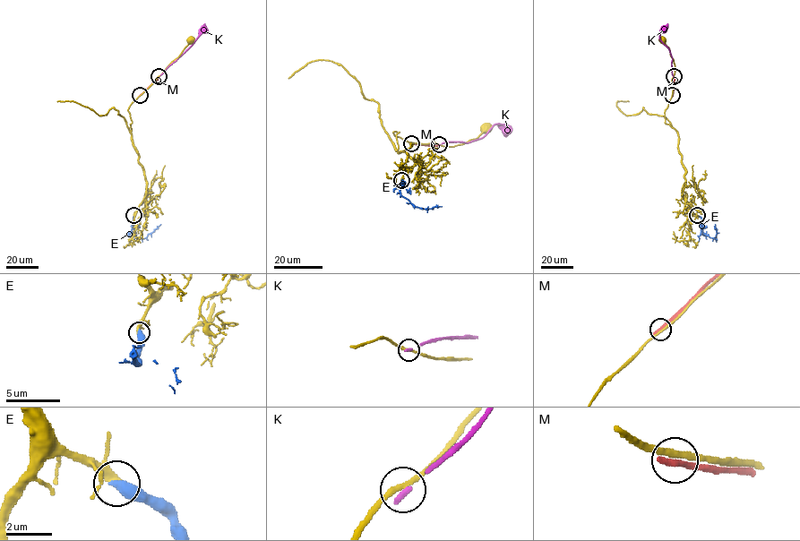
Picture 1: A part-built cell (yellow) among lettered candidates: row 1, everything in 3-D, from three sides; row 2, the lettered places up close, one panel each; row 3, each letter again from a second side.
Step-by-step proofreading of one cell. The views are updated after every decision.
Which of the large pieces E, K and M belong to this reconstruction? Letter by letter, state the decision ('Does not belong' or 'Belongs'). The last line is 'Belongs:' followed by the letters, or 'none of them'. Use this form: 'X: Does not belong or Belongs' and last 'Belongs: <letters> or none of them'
E: Belongs
K: Does not belong
M: Does not belong
Belongs: E

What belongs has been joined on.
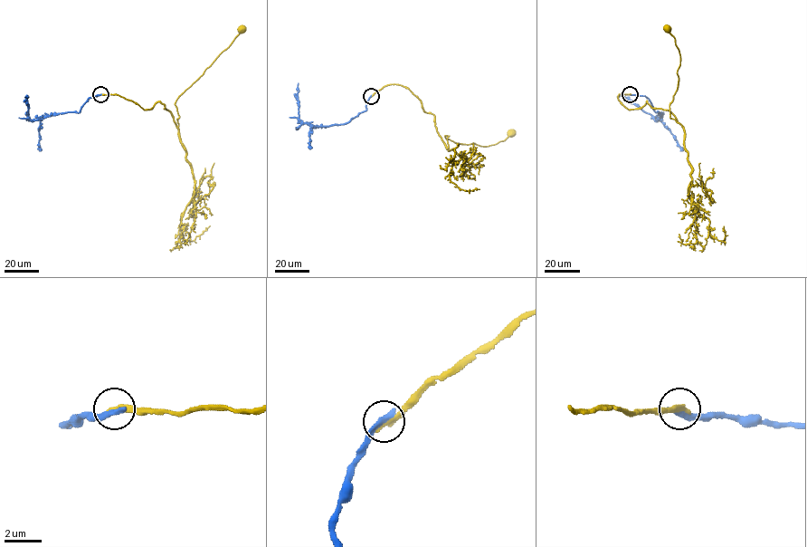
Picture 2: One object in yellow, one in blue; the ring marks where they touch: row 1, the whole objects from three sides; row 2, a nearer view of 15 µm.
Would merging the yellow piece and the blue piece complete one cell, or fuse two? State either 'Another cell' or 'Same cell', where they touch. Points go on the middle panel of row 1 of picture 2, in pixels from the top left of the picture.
Another cell. Place: (371, 96)

